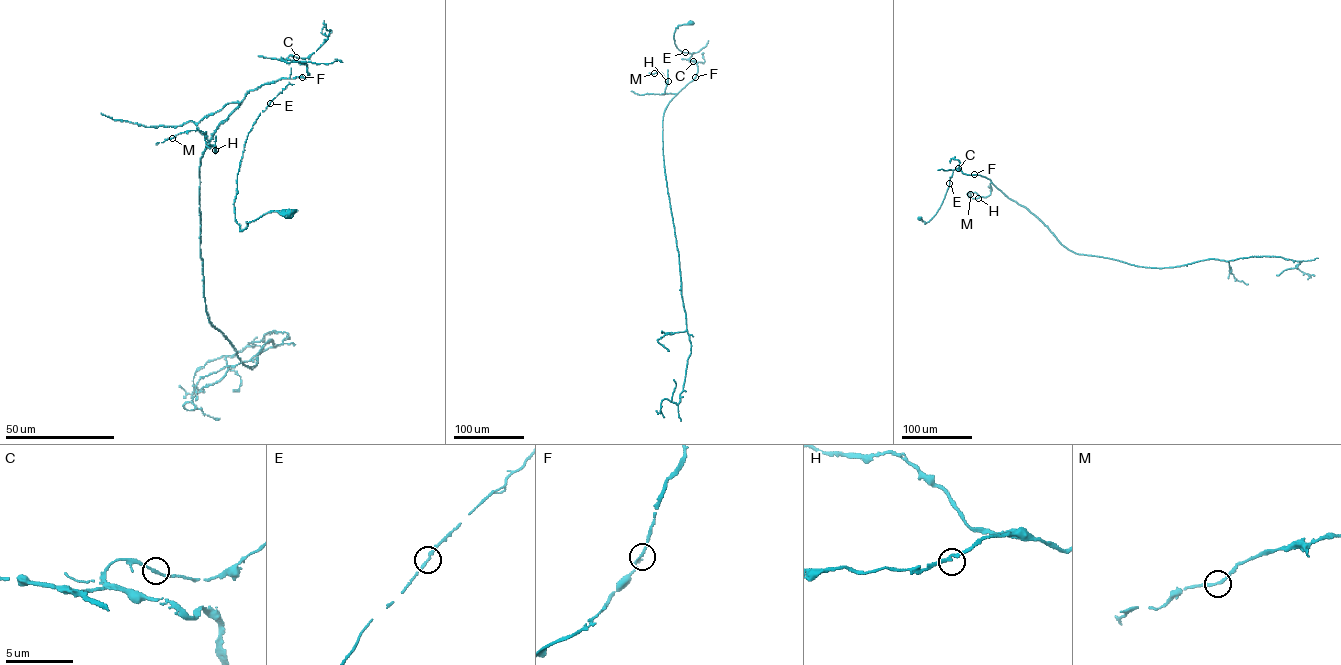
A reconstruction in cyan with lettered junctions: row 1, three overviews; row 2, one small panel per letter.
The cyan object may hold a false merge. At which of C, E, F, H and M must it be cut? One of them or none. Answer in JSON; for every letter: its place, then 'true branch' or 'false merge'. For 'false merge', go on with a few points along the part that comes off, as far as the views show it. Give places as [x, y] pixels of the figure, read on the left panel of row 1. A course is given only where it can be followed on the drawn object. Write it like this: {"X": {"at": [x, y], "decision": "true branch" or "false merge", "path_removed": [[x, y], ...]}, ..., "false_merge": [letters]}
{"C": {"at": [296, 57], "decision": "true branch"}, "E": {"at": [270, 103], "decision": "true branch"}, "F": {"at": [302, 77], "decision": "true branch"}, "H": {"at": [215, 150], "decision": "true branch"}, "M": {"at": [172, 138], "decision": "true branch"}, "false_merge": []}

